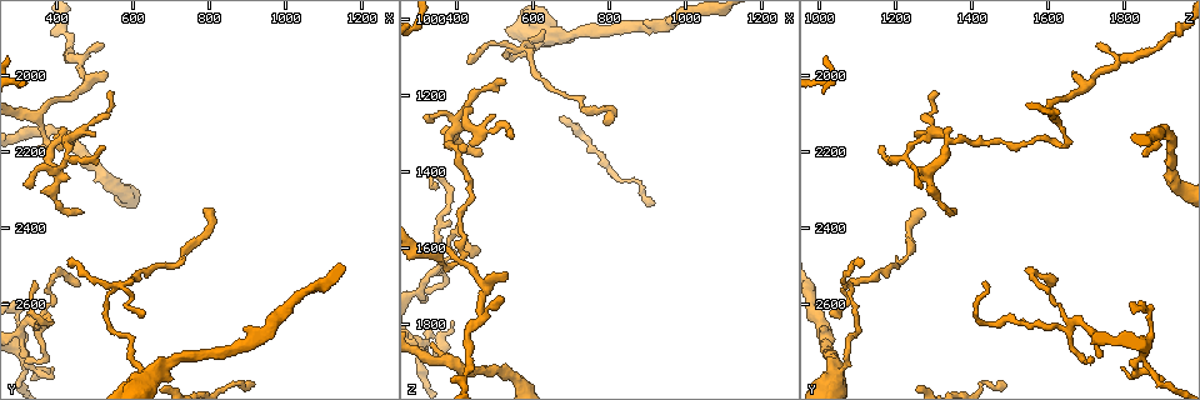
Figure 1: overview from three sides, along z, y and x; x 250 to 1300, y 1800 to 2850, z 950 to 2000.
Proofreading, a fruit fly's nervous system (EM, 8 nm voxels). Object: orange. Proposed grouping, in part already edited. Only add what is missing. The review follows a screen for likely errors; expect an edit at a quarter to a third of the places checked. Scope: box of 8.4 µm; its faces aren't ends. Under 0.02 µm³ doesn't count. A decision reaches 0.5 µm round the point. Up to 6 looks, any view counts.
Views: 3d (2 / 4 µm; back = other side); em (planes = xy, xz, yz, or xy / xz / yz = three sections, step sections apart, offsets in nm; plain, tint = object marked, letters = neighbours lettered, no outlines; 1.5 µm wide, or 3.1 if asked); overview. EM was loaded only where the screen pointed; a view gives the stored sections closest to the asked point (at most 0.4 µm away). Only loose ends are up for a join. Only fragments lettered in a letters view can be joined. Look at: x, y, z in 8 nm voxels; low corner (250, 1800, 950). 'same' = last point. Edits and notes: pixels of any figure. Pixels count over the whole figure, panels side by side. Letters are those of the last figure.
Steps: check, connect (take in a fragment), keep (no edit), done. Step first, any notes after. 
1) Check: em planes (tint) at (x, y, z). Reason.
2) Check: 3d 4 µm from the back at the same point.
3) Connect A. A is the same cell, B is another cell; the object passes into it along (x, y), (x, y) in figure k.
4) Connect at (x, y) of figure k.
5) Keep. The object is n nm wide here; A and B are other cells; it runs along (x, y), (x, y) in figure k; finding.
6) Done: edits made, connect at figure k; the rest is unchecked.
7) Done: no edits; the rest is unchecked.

Check: em yz step 4 (letters) at (515, 1905, 1735). Tapers out.

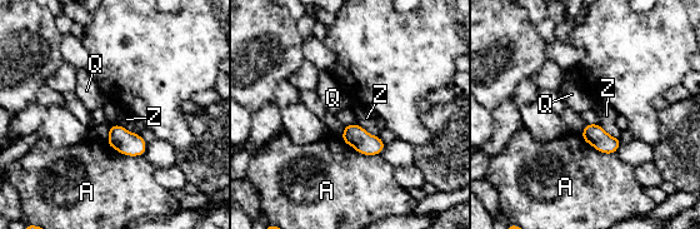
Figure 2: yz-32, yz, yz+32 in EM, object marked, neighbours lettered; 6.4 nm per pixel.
Check: em planes (letters) at the same point. Cut it another way.

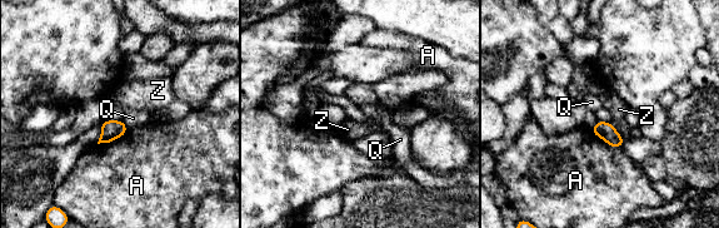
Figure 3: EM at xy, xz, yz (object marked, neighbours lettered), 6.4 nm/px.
Keep. A, Q and Z are other cells; a border runs along (123, 119), (128, 128) in figure 3; none of them fits.

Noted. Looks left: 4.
Check: em planes (plain) at (330, 2540, 1435). End of a long branch.

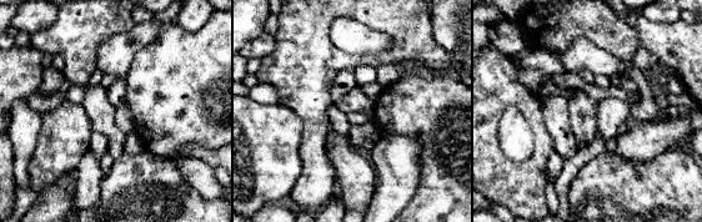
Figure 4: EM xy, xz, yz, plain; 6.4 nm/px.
Check: em planes (tint) at the same point.

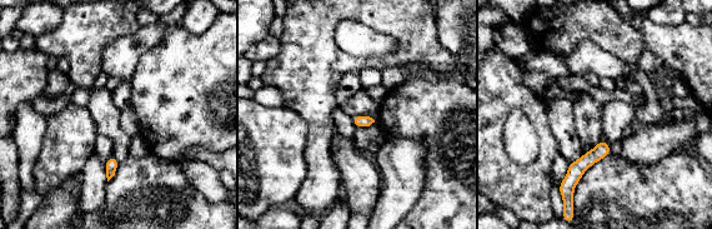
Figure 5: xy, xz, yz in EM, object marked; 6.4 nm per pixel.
Check: em planes (letters) at the same point. What lies round it.

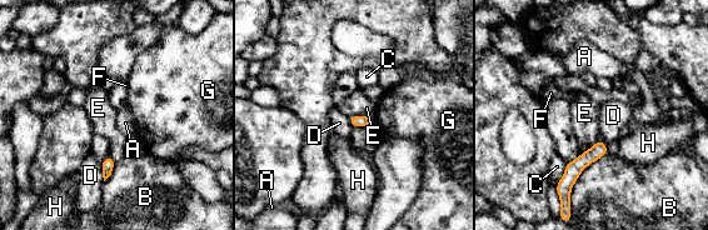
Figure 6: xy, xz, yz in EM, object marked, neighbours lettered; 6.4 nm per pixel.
Keep. The longest contact is with B, 380 nm; A, B, C, D, E, F, G and H are other cells; it runs along (604, 149), (588, 156), (563, 181) in figure 6; no lettered fragment goes on from it.

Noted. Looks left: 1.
Check: em xz step 8 (letters) at (460, 2365, 1360). Thin end.

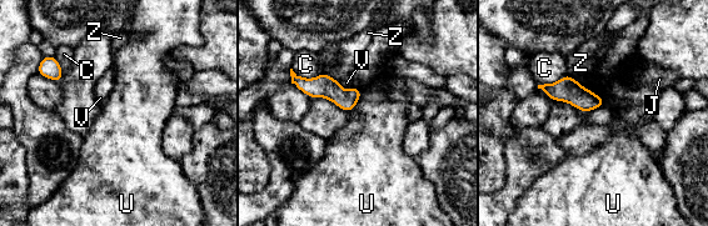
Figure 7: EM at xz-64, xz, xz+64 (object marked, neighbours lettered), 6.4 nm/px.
Keep. C, J, U, V and Z are other cells; a border runs along (576, 80), (592, 91) in figure 7; none of them fits.

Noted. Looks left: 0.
Done: no edits; the rest is unchecked.

